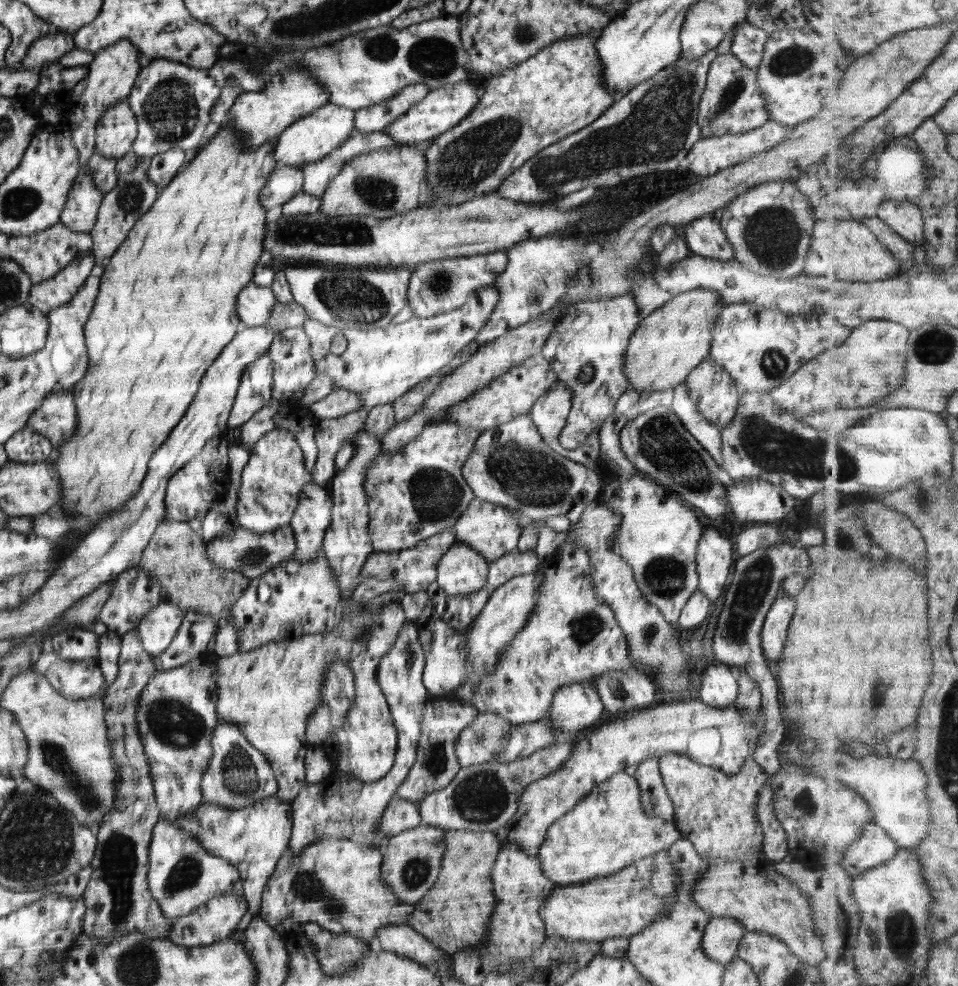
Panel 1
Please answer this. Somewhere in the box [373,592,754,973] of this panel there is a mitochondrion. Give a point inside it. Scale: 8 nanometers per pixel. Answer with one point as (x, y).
(482, 797)

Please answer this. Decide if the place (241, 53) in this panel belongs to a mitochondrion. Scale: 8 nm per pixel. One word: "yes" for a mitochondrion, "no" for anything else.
no

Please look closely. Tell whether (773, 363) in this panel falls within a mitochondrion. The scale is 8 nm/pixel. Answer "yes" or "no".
yes

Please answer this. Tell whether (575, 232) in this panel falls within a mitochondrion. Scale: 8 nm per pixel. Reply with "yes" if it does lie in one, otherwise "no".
no

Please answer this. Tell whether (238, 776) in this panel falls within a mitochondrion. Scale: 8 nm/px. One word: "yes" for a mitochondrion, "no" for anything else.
yes

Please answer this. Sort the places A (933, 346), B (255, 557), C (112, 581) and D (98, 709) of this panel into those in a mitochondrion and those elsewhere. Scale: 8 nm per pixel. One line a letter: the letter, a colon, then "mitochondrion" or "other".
A: mitochondrion
B: mitochondrion
C: other
D: other

